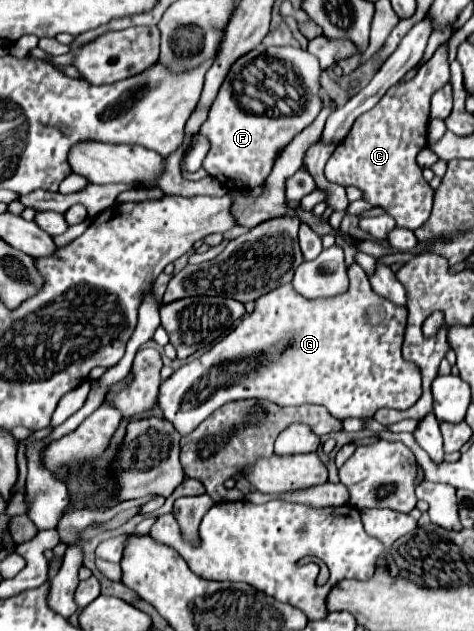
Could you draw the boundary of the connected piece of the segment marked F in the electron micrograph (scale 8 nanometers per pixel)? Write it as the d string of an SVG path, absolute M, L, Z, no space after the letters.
M257 47L249 51L249 55L243 55L233 63L229 69L229 75L225 77L225 83L221 85L221 91L217 93L215 103L209 107L209 115L205 123L201 125L199 133L205 135L211 143L211 149L203 161L205 171L215 177L221 185L227 189L247 189L255 187L261 181L265 181L265 175L273 169L275 159L279 157L277 151L283 151L291 139L301 133L321 111L323 101L321 101L321 67L317 63L317 57L309 55L305 49L297 47Z

